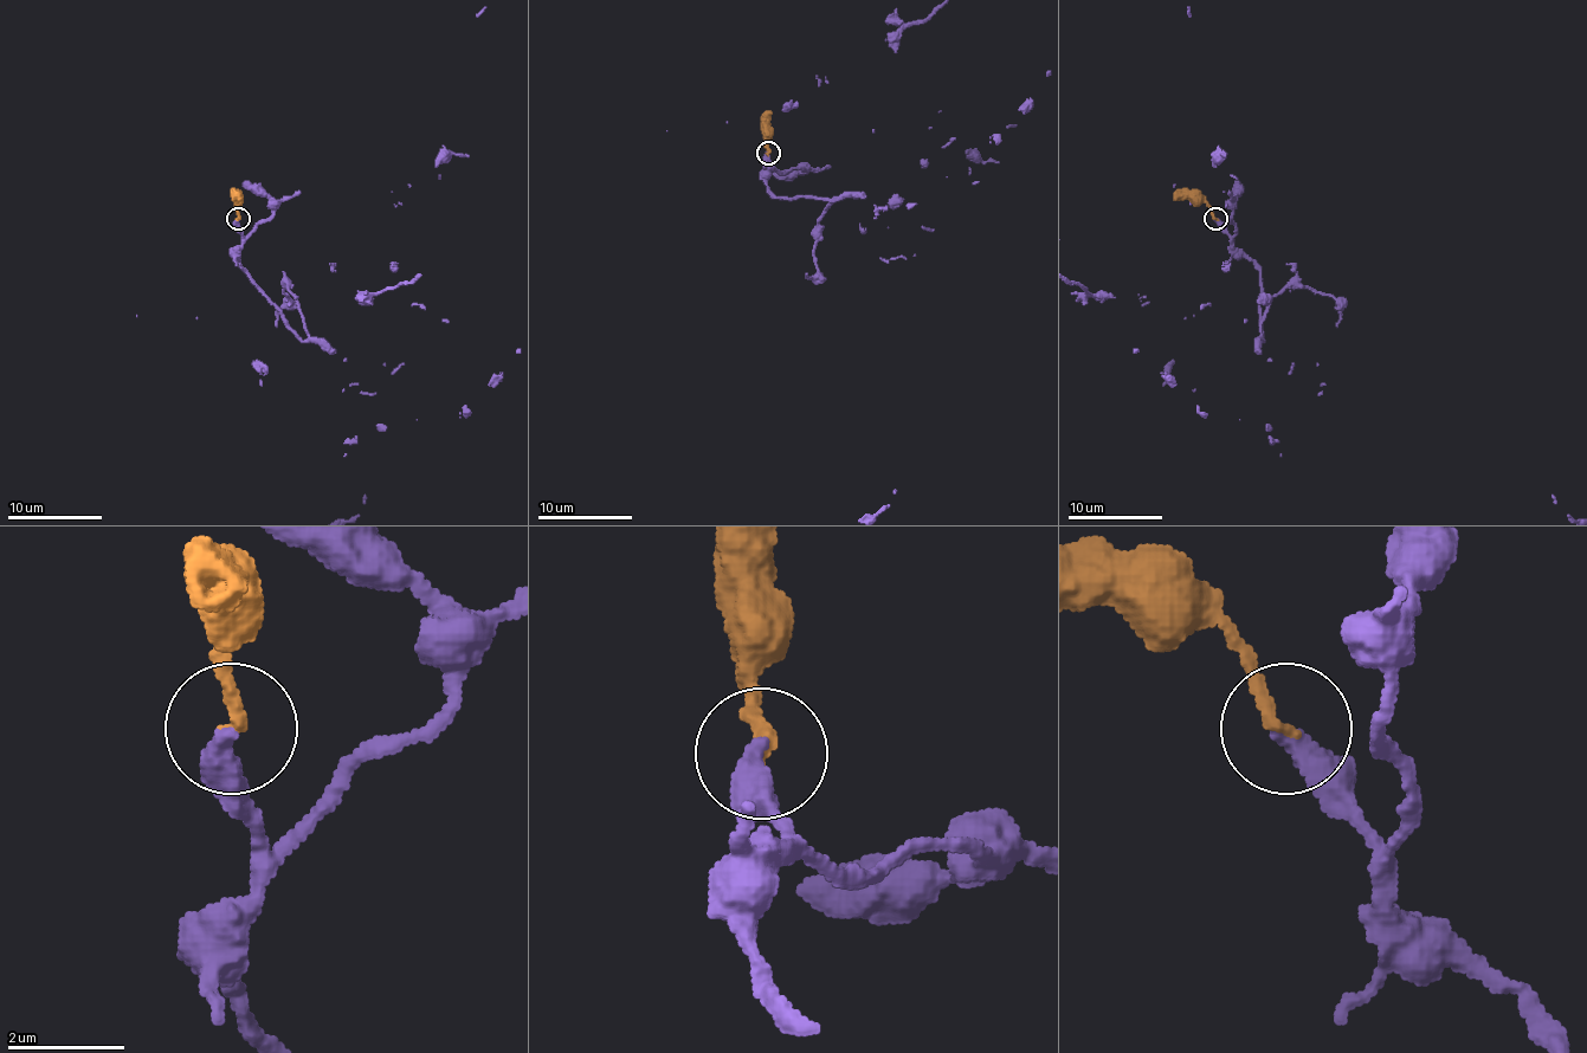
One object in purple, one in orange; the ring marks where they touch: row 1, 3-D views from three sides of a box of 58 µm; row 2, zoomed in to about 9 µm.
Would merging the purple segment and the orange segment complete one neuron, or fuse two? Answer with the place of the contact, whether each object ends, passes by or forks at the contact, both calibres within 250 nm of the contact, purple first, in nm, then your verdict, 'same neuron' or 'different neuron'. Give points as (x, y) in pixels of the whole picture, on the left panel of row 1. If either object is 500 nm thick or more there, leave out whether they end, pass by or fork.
at (238, 219); purple ends there; orange ends there; 400 nm thick on the purple side, 220 nm on the other; same neuron

